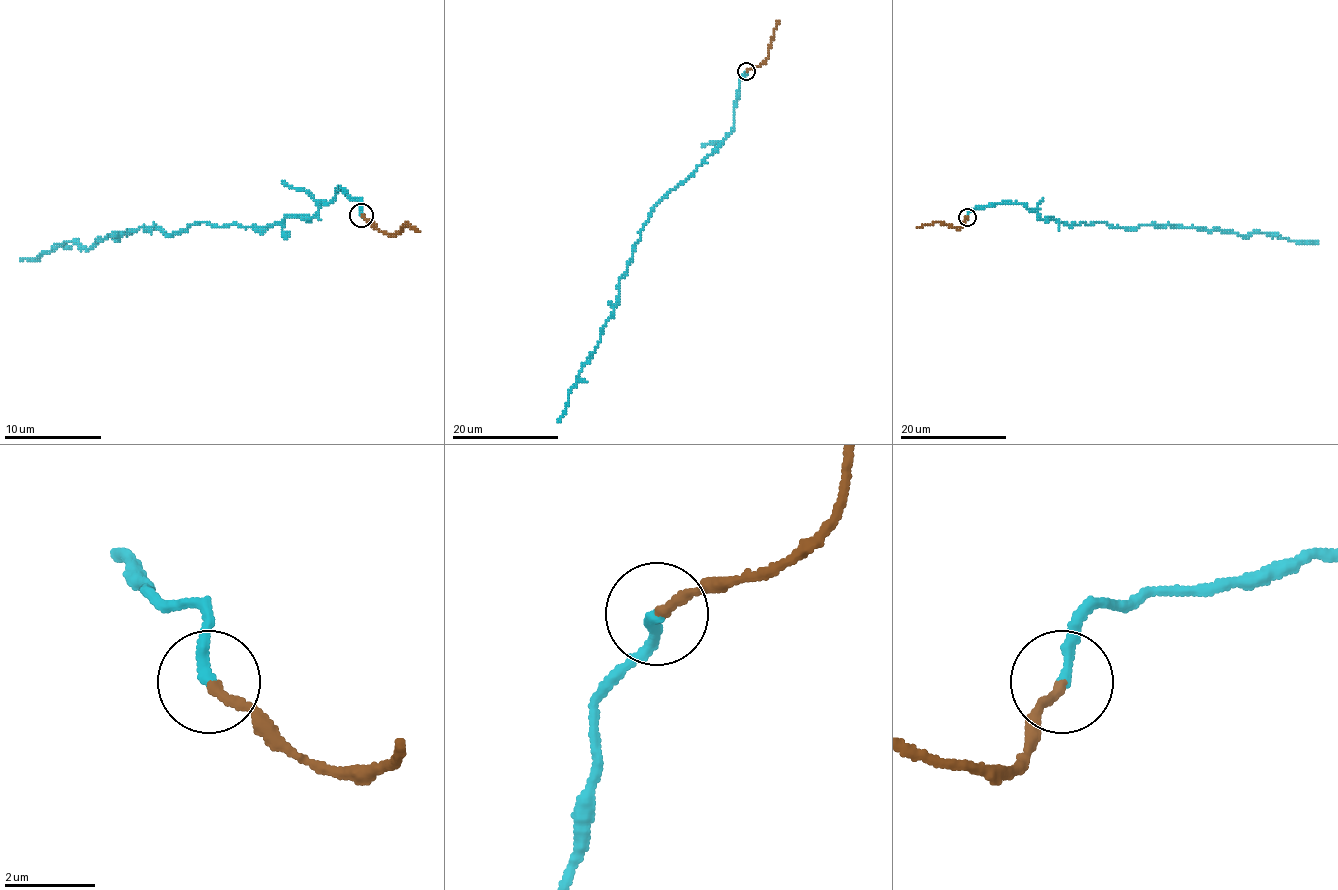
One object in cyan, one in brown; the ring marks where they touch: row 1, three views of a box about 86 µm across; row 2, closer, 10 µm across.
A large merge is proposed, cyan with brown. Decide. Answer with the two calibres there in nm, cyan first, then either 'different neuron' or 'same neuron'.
calibres 240 and 240 nm; same neuron

